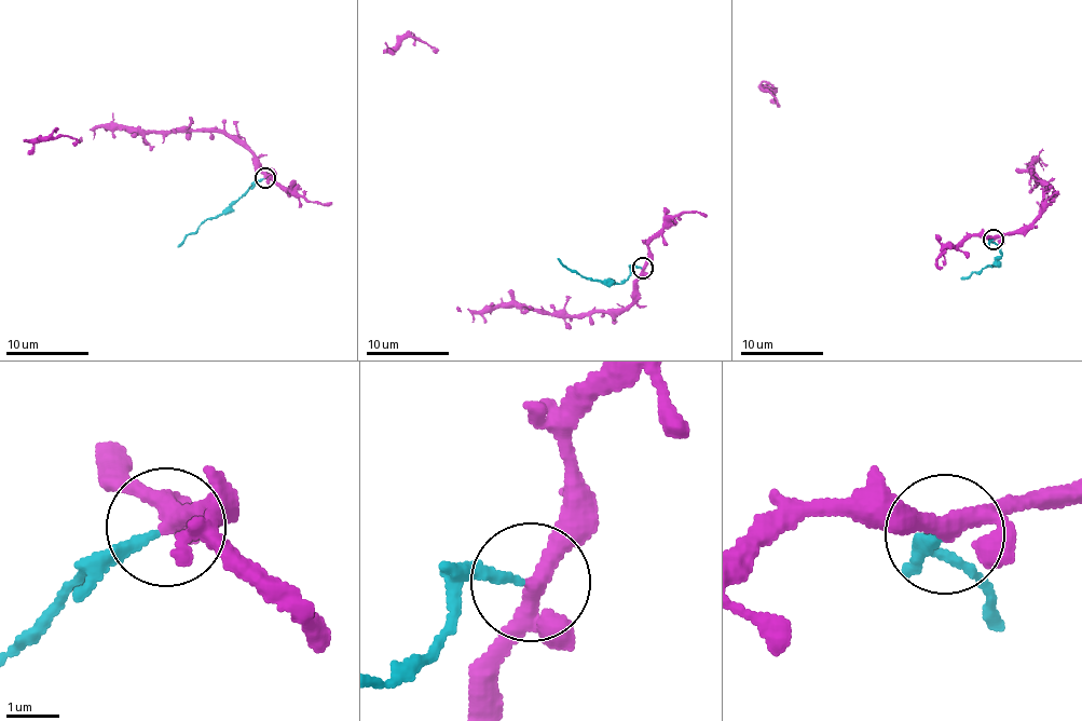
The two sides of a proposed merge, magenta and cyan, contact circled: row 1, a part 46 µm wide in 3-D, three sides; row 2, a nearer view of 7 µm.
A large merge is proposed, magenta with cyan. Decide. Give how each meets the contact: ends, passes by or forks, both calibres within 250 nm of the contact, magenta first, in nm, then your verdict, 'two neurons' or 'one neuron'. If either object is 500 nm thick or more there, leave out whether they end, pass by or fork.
magenta forks there; cyan ends there; 280 nm thick on the magenta side, 200 nm on the other; two neurons

